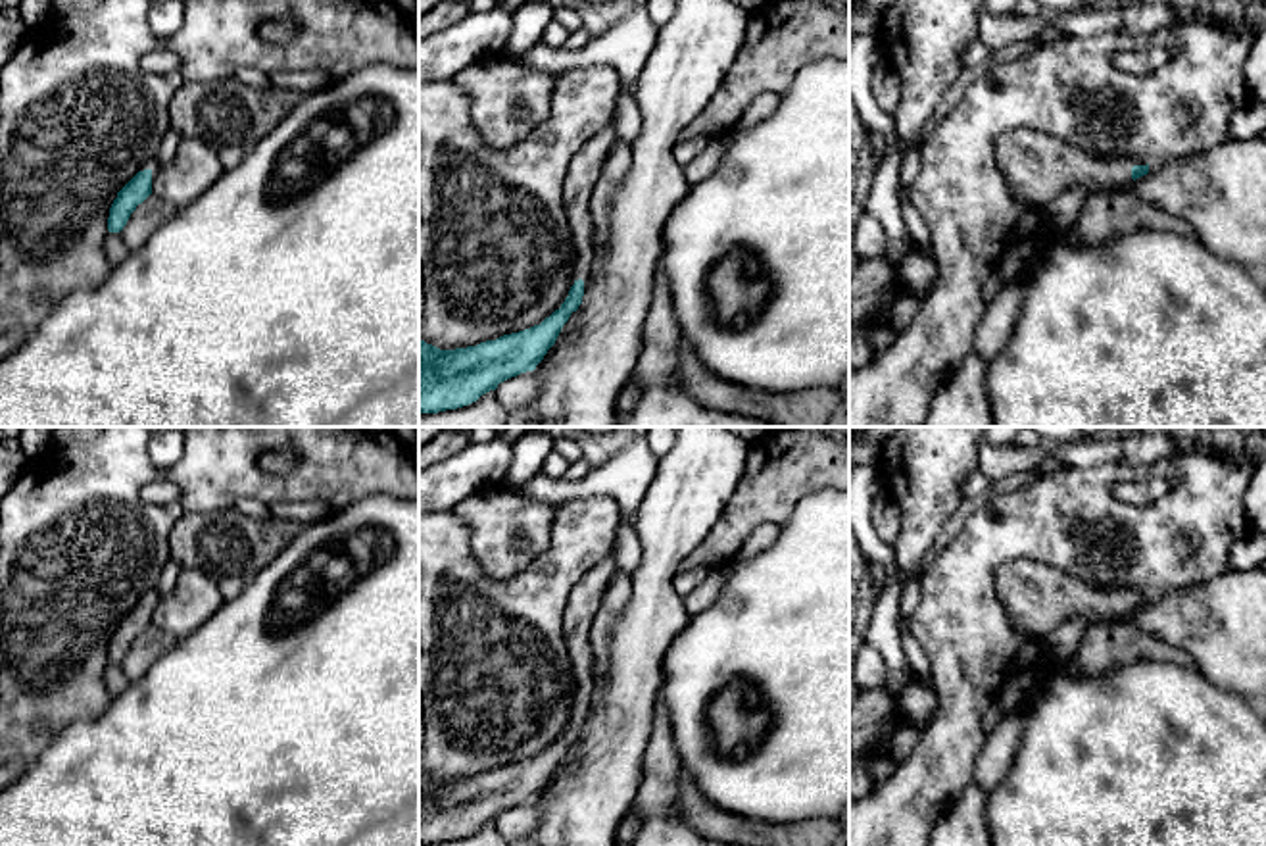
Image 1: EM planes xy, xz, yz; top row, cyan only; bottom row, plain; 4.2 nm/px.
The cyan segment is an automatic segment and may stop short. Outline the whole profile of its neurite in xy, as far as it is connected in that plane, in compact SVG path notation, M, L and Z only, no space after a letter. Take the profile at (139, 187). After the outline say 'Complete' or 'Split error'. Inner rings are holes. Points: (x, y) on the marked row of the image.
M152 156L146 160L138 173L117 192L110 208L108 233L121 235L131 213L152 194L152 183L159 173L161 163Z. Split error

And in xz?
M613 119L571 160L563 181L563 206L572 233L571 290L559 310L540 325L476 346L440 350L419 336L419 413L457 410L496 390L499 383L534 371L555 344L571 313L582 304L599 256L592 223L592 194L613 144Z. Split error

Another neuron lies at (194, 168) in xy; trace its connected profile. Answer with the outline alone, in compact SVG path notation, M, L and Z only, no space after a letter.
M183 138L175 158L156 175L152 194L179 210L202 196L223 171L217 150L194 138Z

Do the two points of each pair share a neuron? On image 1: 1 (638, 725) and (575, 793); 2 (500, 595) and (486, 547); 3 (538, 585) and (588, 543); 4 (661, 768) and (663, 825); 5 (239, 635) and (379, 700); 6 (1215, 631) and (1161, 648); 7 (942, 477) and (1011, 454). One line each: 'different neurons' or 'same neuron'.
1: same neuron
2: different neurons
3: same neuron
4: same neuron
5: same neuron
6: different neurons
7: different neurons

